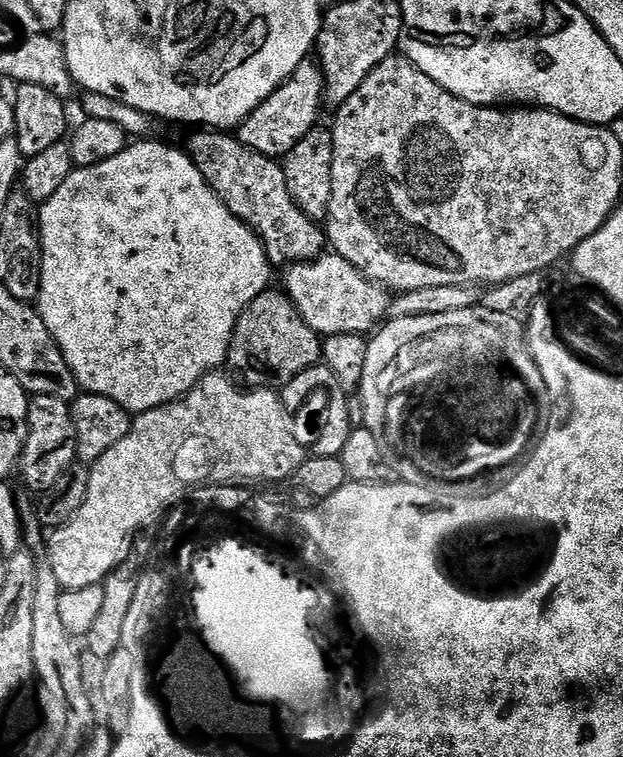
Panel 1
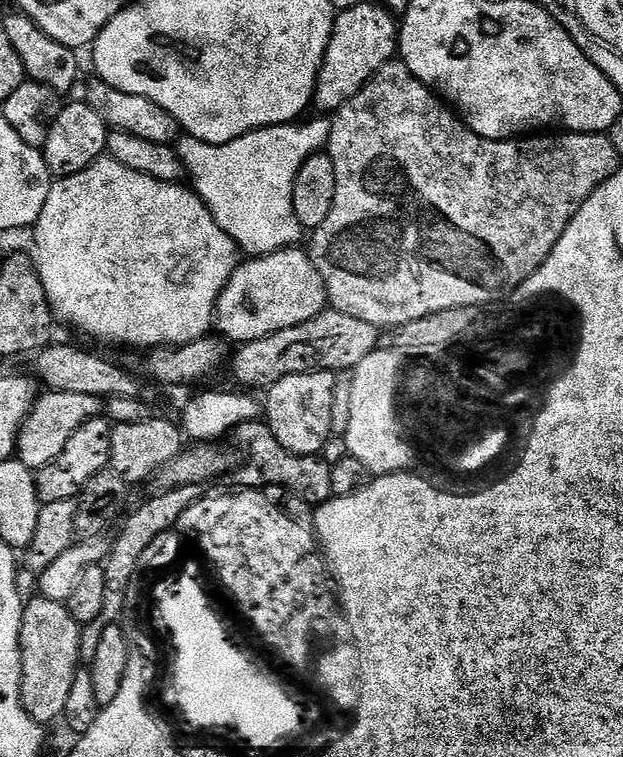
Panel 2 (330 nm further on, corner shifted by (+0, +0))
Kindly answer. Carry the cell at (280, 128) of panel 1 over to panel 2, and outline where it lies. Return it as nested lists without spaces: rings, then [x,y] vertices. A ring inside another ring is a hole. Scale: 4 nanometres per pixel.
[[[362,2],[358,6],[350,6],[337,11],[336,21],[332,27],[332,37],[326,46],[326,54],[322,58],[322,66],[316,79],[315,107],[318,106],[324,111],[321,113],[334,114],[339,108],[346,106],[346,102],[350,102],[350,98],[354,98],[354,94],[358,94],[367,86],[368,79],[375,72],[382,70],[382,66],[393,63],[397,52],[398,20],[393,13],[384,7],[383,3],[368,4],[368,2]]]

